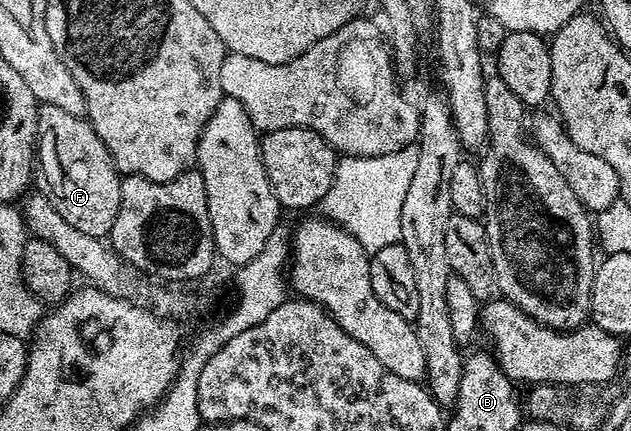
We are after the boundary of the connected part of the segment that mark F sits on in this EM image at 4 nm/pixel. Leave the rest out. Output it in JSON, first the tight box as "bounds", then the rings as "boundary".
{"bounds":[35,105,123,239],"boundary":[[[38,105],[35,162],[39,167],[39,182],[41,178],[45,185],[43,193],[55,212],[59,212],[67,224],[79,228],[79,232],[108,239],[119,212],[123,175],[88,117],[63,112],[63,108]]]}

